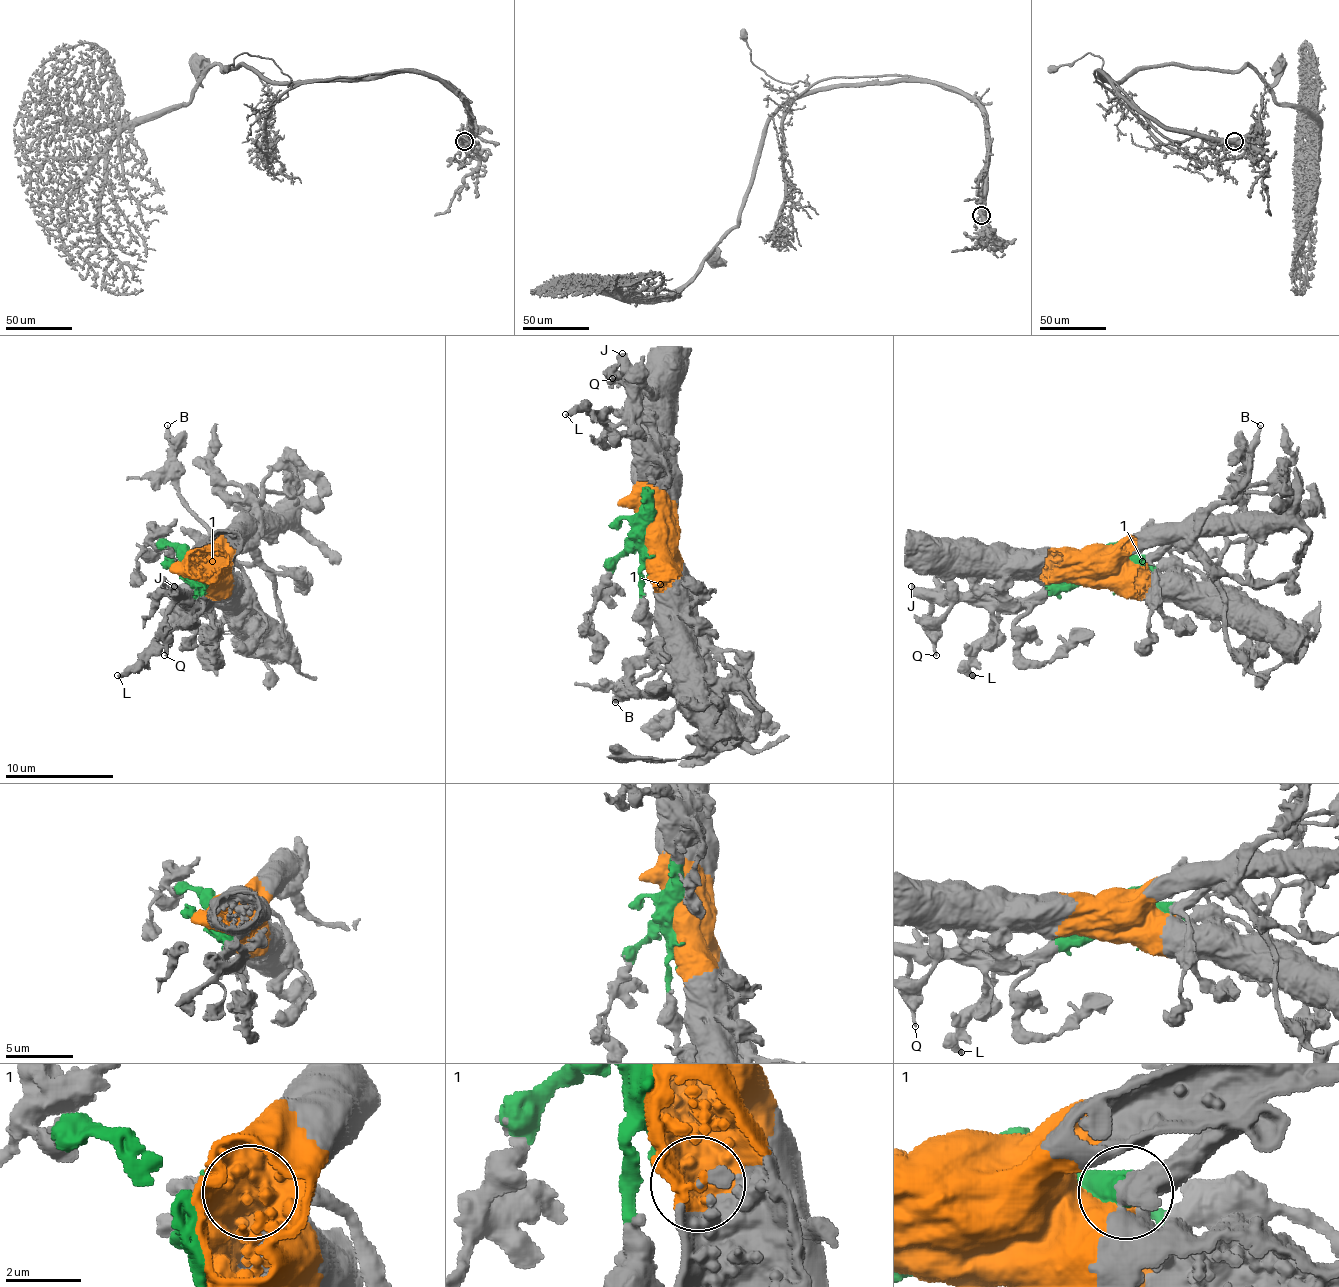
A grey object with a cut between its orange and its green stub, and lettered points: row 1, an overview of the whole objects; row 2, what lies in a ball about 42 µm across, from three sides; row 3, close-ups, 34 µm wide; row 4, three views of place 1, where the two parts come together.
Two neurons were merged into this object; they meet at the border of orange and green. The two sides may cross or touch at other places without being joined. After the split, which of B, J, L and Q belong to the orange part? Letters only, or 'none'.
none

